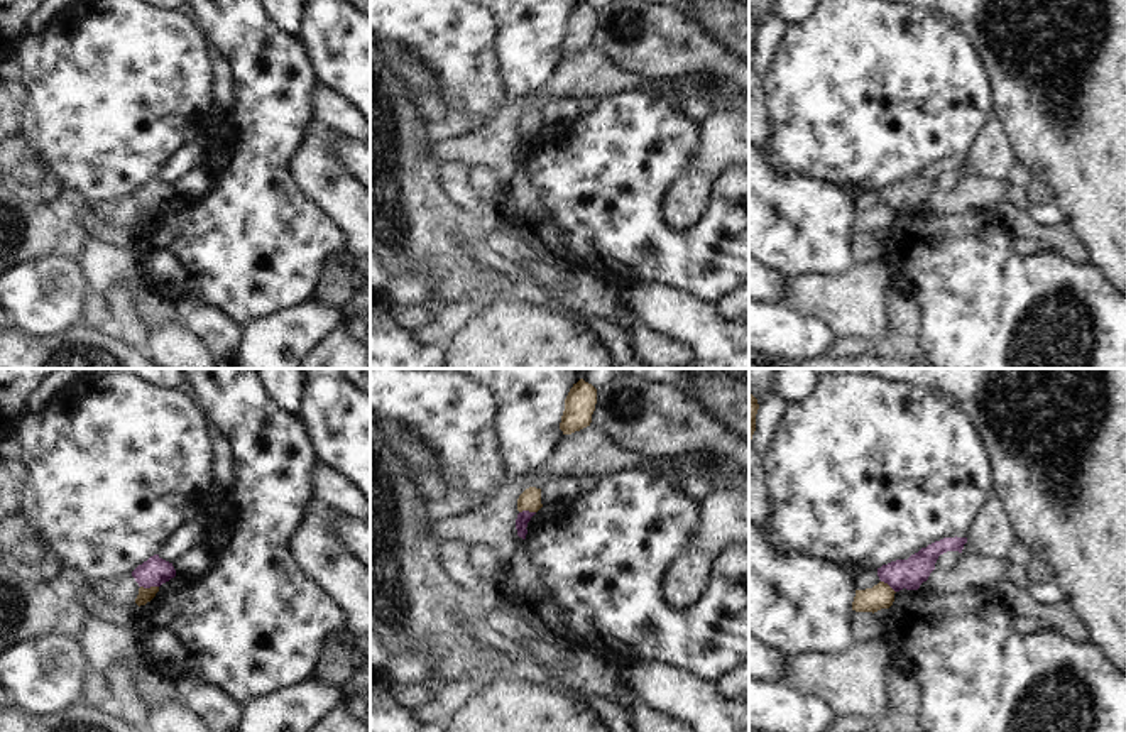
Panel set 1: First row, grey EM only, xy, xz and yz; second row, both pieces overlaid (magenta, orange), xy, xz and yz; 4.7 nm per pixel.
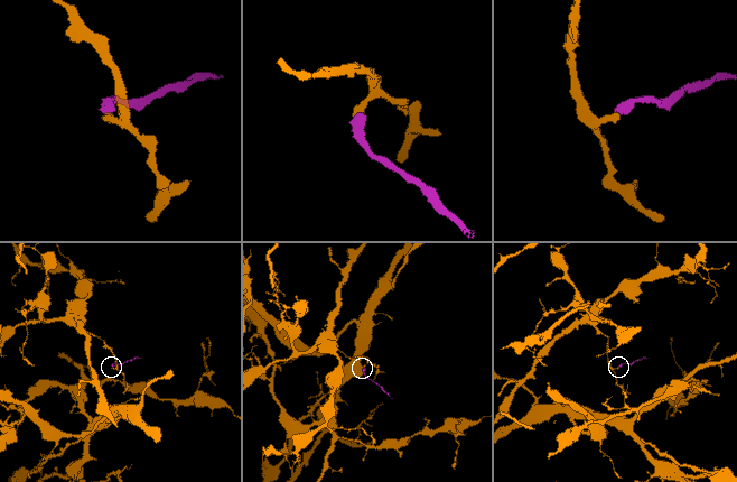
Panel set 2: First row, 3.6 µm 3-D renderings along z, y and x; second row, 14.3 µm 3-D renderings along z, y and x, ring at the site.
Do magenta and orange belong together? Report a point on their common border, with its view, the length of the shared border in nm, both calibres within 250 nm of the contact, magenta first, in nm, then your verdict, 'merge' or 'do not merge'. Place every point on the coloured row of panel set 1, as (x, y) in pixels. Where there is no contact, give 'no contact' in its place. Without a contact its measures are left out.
xy (149, 587) | 90 nm | 140/70 nm | do not merge

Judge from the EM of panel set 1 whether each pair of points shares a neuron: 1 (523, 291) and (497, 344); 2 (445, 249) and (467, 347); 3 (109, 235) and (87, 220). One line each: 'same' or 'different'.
1: different
2: different
3: same

